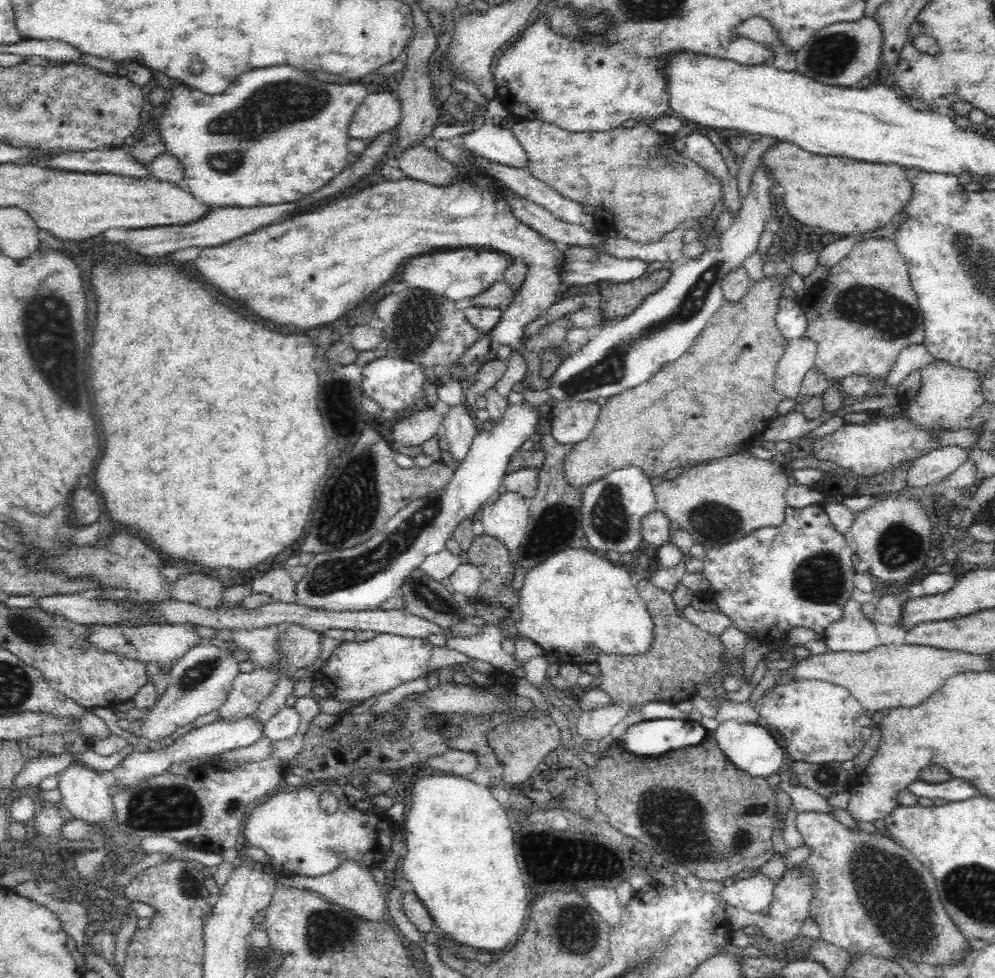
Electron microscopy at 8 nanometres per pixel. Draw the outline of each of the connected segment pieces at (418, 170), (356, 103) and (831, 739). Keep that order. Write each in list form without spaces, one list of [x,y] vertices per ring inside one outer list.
[[[416,144],[403,150],[396,158],[400,170],[408,178],[432,185],[448,185],[458,176],[455,166],[441,155]]]
[[[276,66],[276,68],[258,68],[237,76],[226,88],[222,94],[209,95],[197,88],[180,84],[172,90],[172,98],[168,100],[168,104],[162,108],[160,116],[156,122],[155,131],[158,132],[158,139],[162,143],[162,147],[166,155],[172,156],[180,166],[183,167],[182,184],[196,199],[211,207],[258,207],[278,204],[297,203],[298,201],[314,195],[331,184],[338,173],[345,170],[346,160],[348,160],[349,150],[347,144],[349,142],[349,123],[352,121],[355,110],[362,104],[362,101],[368,96],[368,88],[360,86],[360,84],[326,84],[326,82],[318,82],[310,77],[310,74],[302,70],[294,70],[291,66]]]
[[[793,680],[788,684],[774,684],[772,688],[766,689],[758,700],[754,700],[754,710],[760,718],[766,720],[770,728],[778,730],[784,736],[786,752],[797,761],[820,764],[853,760],[863,751],[872,734],[872,719],[866,717],[865,710],[850,691],[824,680]]]

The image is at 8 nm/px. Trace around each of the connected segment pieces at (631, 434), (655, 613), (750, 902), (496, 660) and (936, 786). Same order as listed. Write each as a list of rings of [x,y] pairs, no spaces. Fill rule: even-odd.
[[[782,277],[765,278],[762,283],[752,284],[750,290],[746,292],[746,296],[742,298],[741,302],[738,302],[738,304],[724,302],[722,304],[712,315],[712,318],[708,320],[708,324],[706,324],[704,330],[698,334],[696,340],[694,340],[690,348],[688,348],[680,358],[677,358],[674,362],[670,362],[670,364],[666,364],[664,368],[660,368],[654,376],[650,377],[650,380],[646,380],[646,382],[634,388],[626,389],[624,392],[620,392],[620,394],[616,394],[616,396],[609,398],[606,404],[601,406],[602,408],[598,421],[590,434],[582,440],[582,442],[574,444],[572,450],[566,455],[563,464],[564,482],[572,488],[582,490],[591,482],[601,479],[614,469],[624,468],[626,465],[634,465],[635,467],[644,469],[644,472],[646,472],[646,475],[649,477],[662,477],[663,474],[666,474],[666,472],[672,470],[672,468],[682,467],[686,469],[694,467],[698,462],[720,459],[726,456],[740,454],[743,451],[748,451],[750,444],[760,438],[761,432],[765,429],[767,424],[774,420],[778,404],[784,399],[783,396],[780,396],[773,389],[772,381],[777,369],[777,364],[780,362],[788,346],[788,342],[786,342],[785,338],[778,332],[774,322],[777,298],[782,296],[782,289],[785,285],[786,280]]]
[[[638,574],[634,582],[641,600],[646,604],[655,625],[652,647],[641,656],[600,655],[597,663],[601,673],[599,689],[608,694],[610,704],[602,708],[583,711],[576,723],[576,732],[586,740],[600,740],[613,734],[613,728],[630,714],[636,706],[649,702],[665,702],[675,706],[686,706],[696,696],[698,688],[708,686],[716,674],[732,677],[744,683],[746,666],[734,651],[725,646],[720,635],[713,636],[696,623],[678,616],[672,594],[658,588],[648,575]]]
[[[755,870],[753,876],[735,881],[728,888],[723,887],[718,894],[725,904],[746,910],[750,914],[761,915],[764,908],[772,902],[774,886]]]
[[[483,624],[480,637],[454,639],[447,638],[448,649],[458,651],[467,657],[475,658],[491,664],[494,668],[514,678],[526,678],[525,665],[502,649],[503,637],[500,628],[494,624]]]
[[[954,776],[941,783],[929,783],[920,778],[912,781],[907,788],[917,797],[944,798],[944,800],[949,800],[950,802],[970,800],[970,798],[974,798],[979,794],[976,785]]]

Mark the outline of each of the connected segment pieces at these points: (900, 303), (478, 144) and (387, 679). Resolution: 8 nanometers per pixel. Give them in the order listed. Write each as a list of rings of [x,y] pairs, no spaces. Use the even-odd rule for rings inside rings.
[[[886,237],[868,238],[829,268],[823,282],[812,286],[797,303],[806,319],[806,330],[801,338],[816,345],[815,370],[829,382],[846,376],[866,376],[871,380],[886,378],[897,356],[911,344],[922,344],[924,338],[923,314],[909,279],[909,268],[896,243]]]
[[[488,121],[480,129],[461,136],[457,143],[488,163],[514,169],[531,166],[526,150],[506,124],[499,126]]]
[[[380,633],[366,642],[341,643],[320,672],[332,681],[332,698],[340,702],[360,702],[422,677],[429,668],[432,650],[434,646],[427,639]]]

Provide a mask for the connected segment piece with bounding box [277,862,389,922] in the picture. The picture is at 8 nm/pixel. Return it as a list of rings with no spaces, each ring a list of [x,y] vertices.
[[[346,862],[340,867],[324,876],[314,877],[285,877],[280,875],[278,884],[286,888],[305,889],[312,891],[318,896],[327,898],[334,904],[341,906],[343,909],[349,910],[356,918],[361,918],[366,922],[382,922],[389,919],[387,916],[387,896],[386,891],[380,888],[372,879],[371,871],[365,868],[359,868],[353,862]]]

